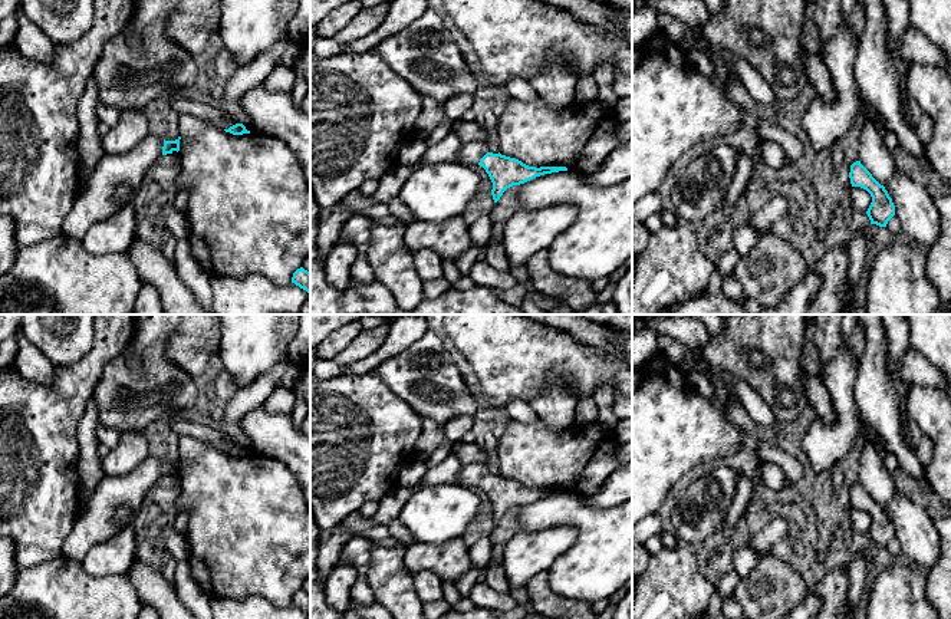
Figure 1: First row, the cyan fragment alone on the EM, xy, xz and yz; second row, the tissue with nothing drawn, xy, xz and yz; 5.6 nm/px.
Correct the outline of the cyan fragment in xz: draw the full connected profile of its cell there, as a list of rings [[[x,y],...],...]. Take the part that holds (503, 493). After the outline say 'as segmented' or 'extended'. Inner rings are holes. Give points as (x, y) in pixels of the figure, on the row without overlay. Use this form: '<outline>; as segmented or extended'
[[[483,462],[463,464],[457,483],[467,487],[478,485],[486,491],[493,504],[494,524],[513,507],[524,506],[544,495],[567,493],[566,488],[529,488],[516,480],[490,474]]]; extended

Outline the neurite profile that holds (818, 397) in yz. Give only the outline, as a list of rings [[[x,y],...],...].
[[[802,371],[803,388],[807,394],[809,404],[819,414],[820,418],[827,419],[832,414],[832,402],[829,394],[820,379],[815,376],[807,376],[804,371]]]

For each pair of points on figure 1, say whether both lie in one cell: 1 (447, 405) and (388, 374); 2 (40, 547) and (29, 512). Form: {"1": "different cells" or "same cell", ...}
{"1": "same cell", "2": "same cell"}

